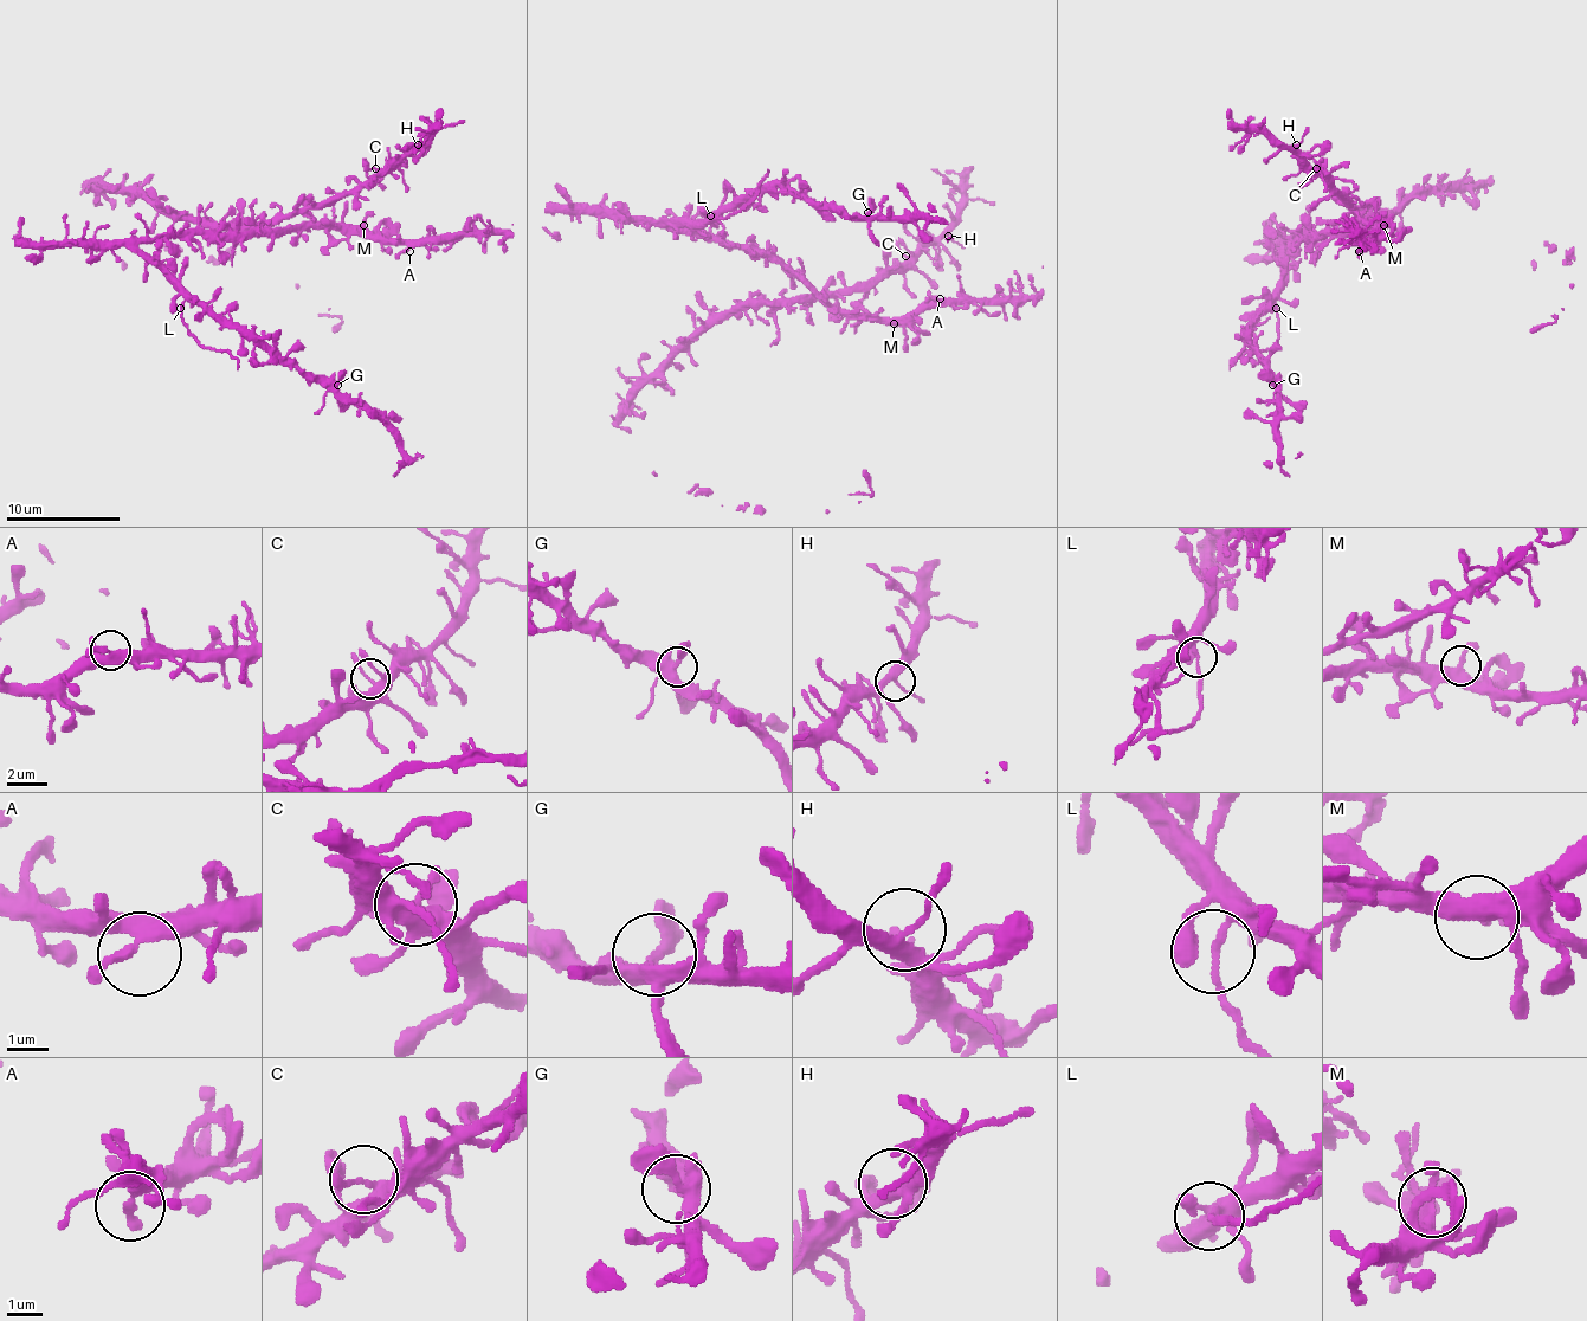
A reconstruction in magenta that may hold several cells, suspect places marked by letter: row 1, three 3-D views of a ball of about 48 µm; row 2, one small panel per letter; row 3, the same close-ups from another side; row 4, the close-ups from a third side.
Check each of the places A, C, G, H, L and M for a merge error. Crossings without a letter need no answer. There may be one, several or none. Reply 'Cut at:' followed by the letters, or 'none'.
Cut at: L

